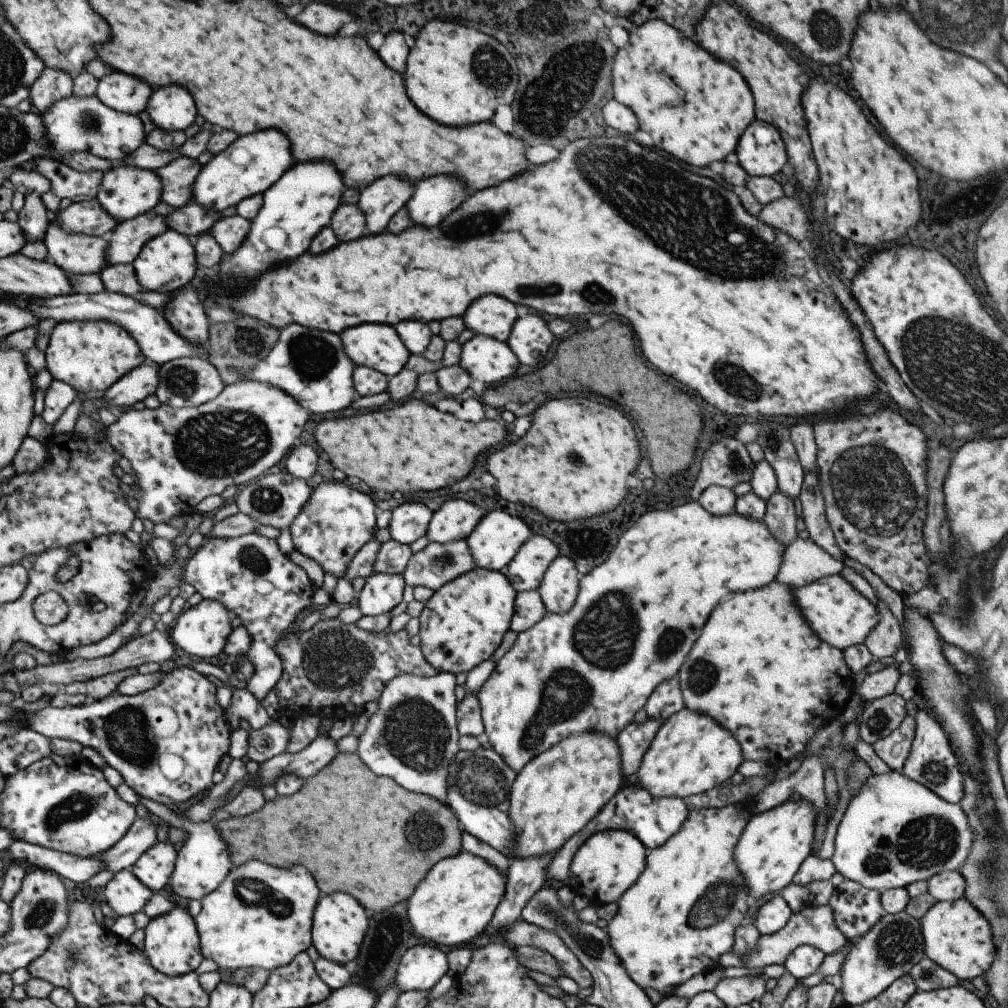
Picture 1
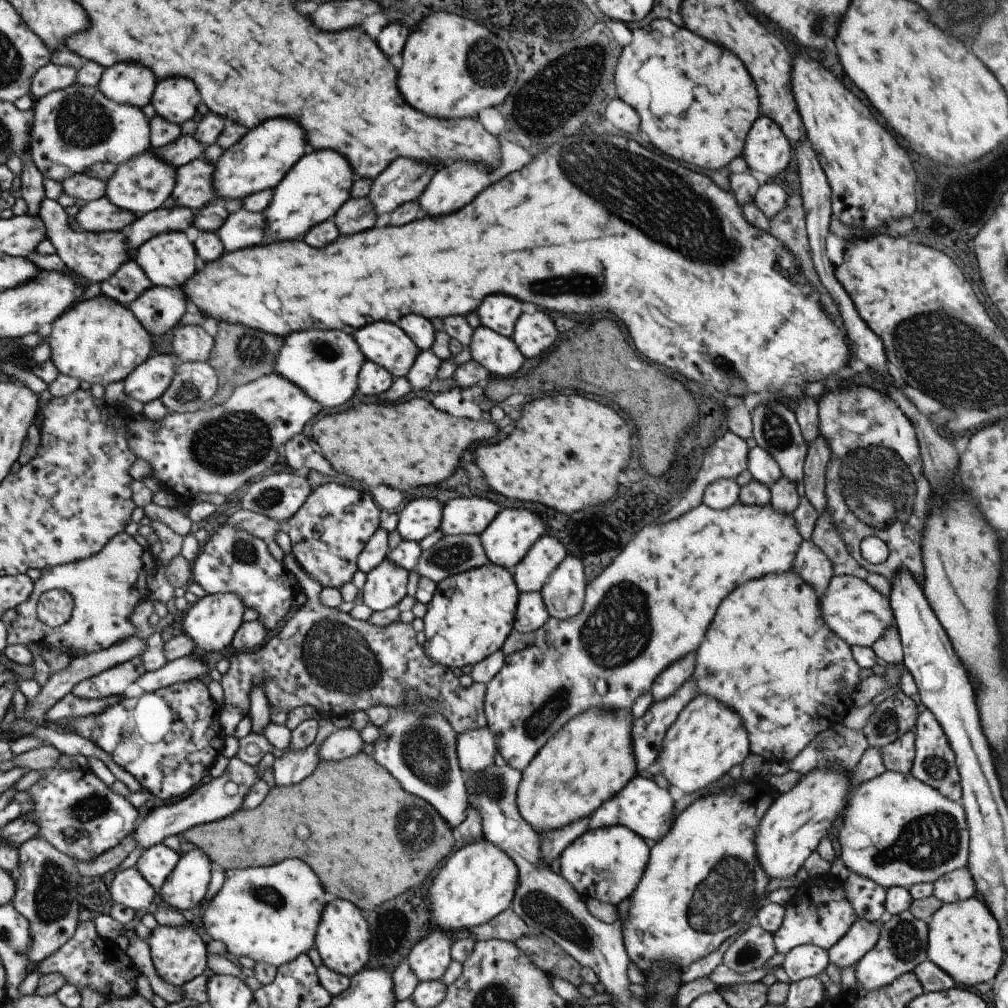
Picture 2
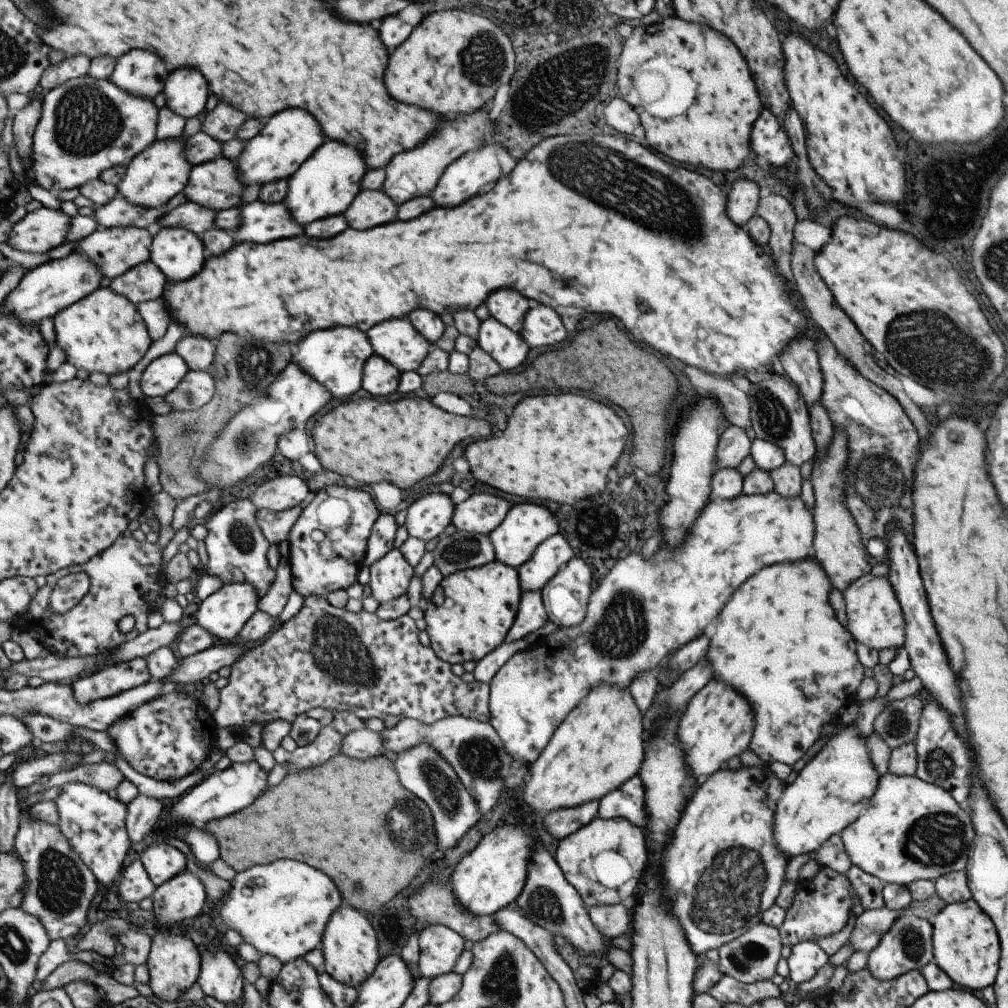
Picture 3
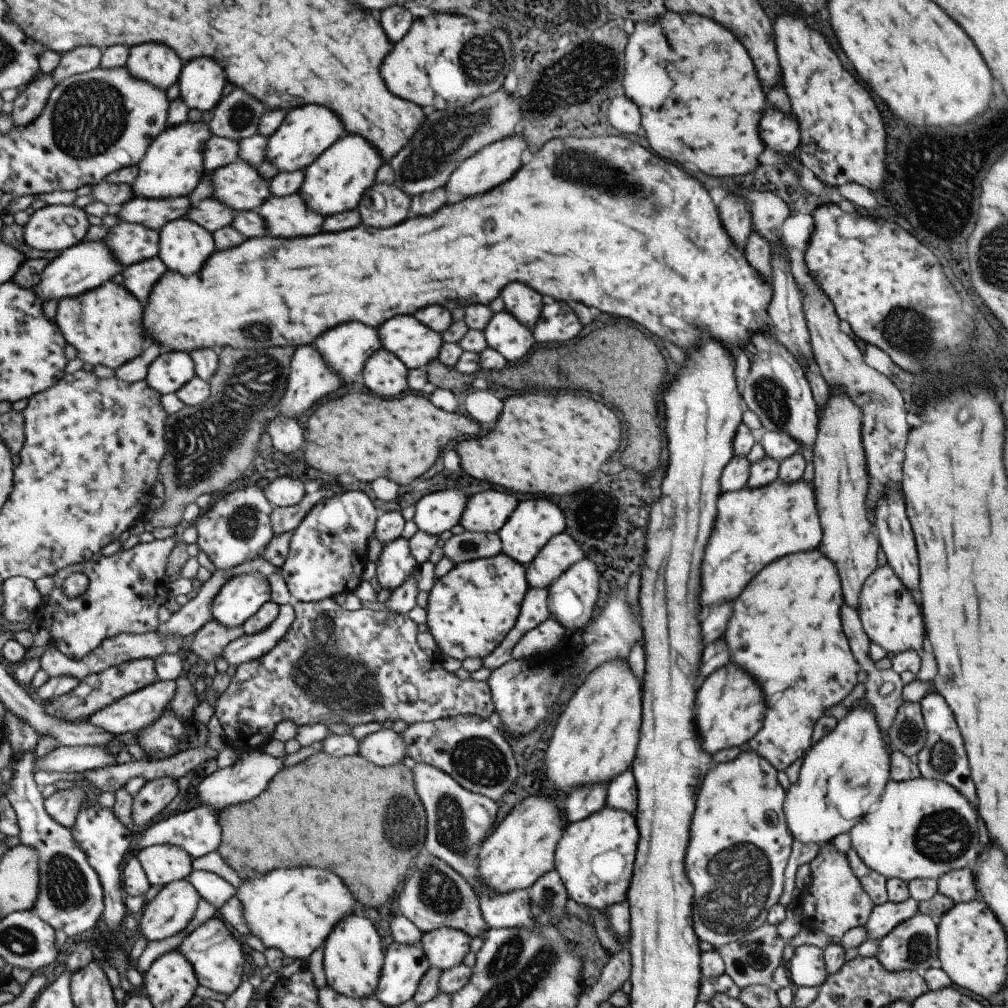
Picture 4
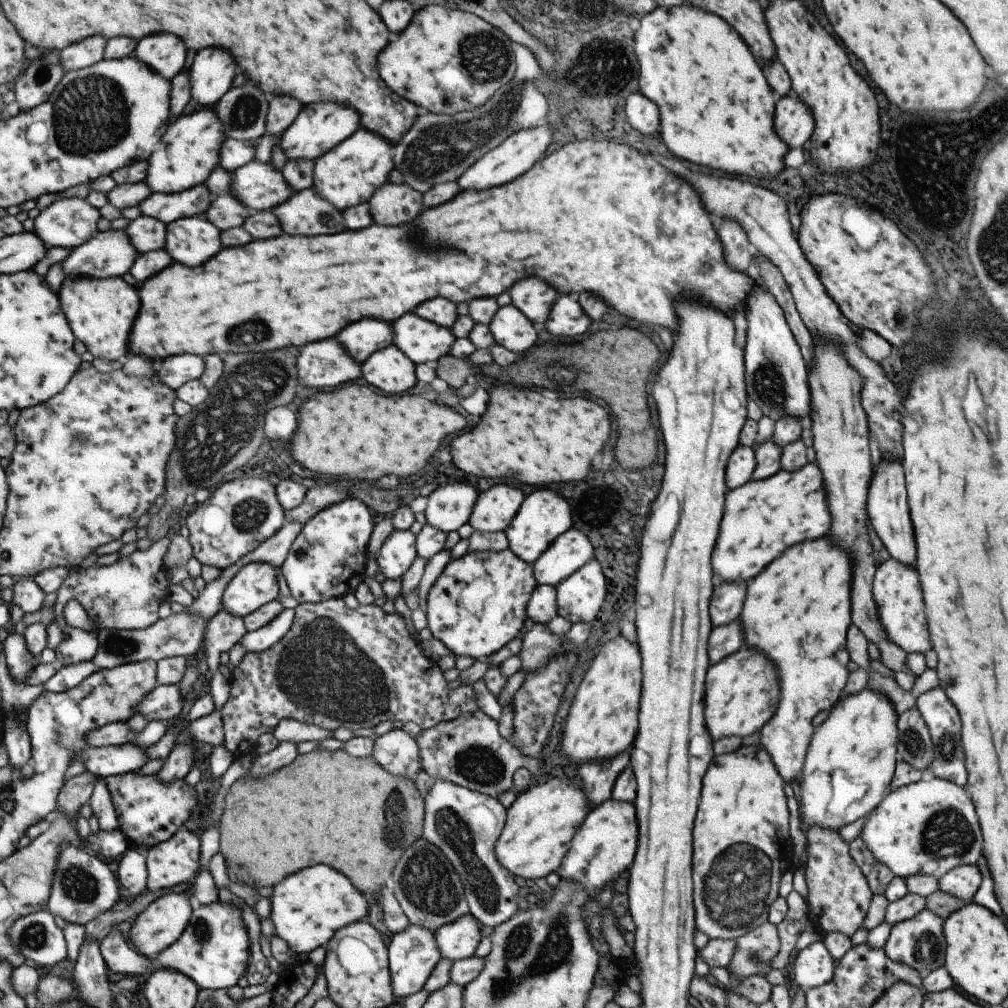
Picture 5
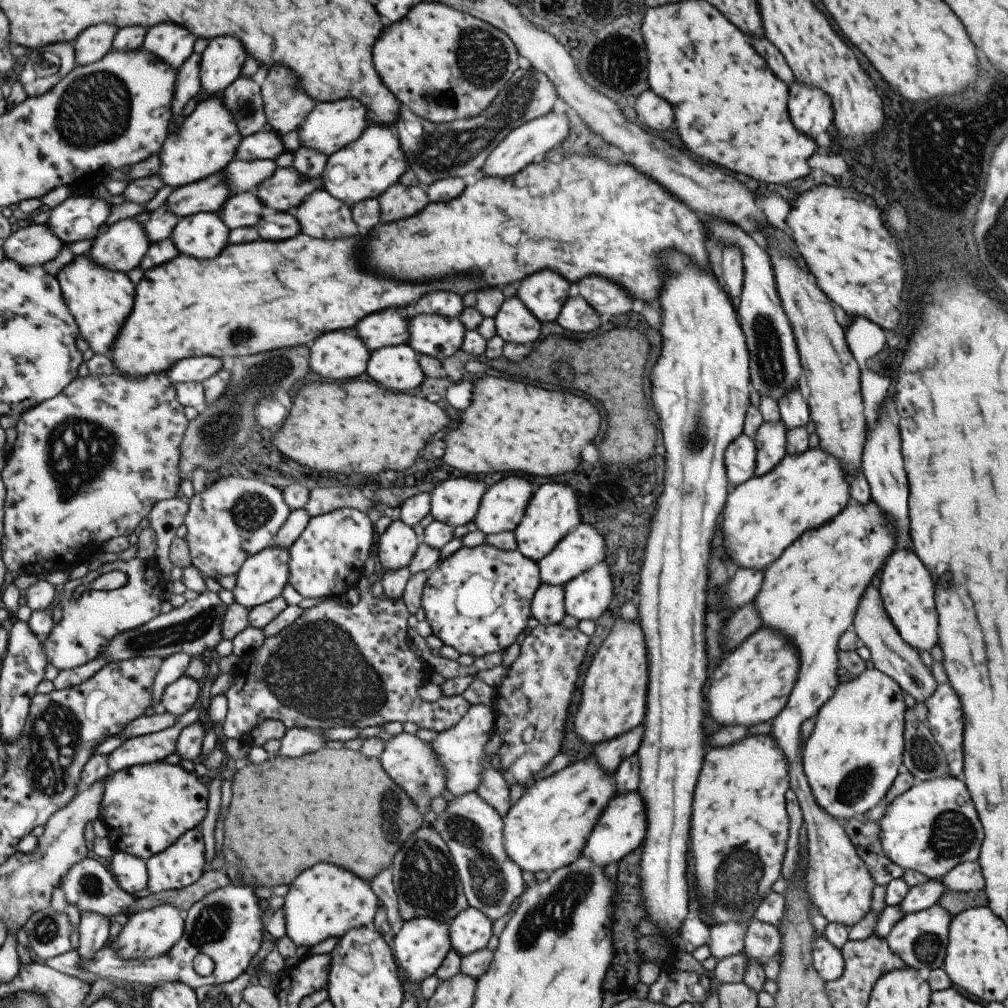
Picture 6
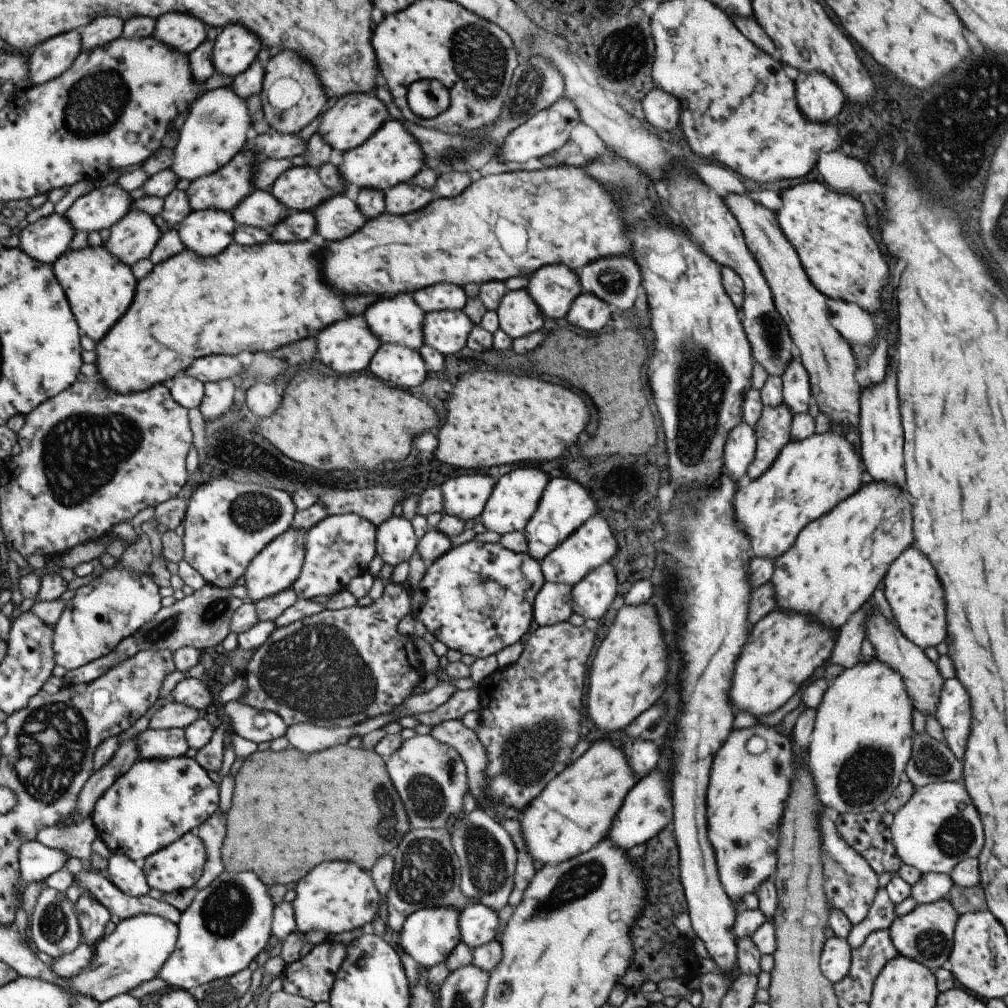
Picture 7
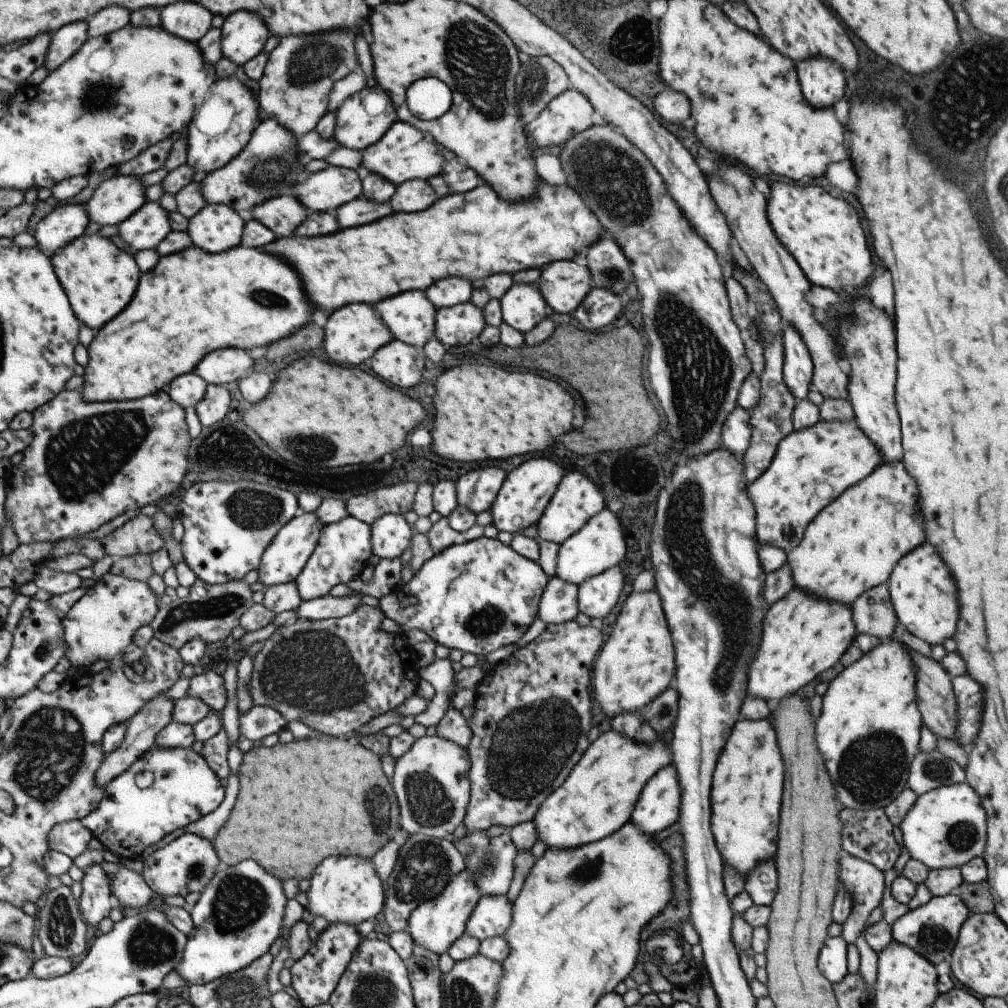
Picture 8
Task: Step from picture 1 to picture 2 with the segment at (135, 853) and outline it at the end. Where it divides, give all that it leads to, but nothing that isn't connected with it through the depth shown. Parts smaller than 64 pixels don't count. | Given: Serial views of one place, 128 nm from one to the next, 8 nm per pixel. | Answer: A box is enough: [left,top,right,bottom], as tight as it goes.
[134,757,259,848]

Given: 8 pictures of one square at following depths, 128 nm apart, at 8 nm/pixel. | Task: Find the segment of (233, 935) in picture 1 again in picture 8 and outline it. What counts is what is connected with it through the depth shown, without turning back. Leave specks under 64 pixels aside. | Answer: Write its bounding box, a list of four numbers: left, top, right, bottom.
[304,856,384,925]

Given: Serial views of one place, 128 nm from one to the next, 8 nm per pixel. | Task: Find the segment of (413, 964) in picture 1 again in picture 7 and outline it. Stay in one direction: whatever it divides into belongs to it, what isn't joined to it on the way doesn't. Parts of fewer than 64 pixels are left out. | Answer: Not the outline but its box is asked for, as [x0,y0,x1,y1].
[457,902,497,950]

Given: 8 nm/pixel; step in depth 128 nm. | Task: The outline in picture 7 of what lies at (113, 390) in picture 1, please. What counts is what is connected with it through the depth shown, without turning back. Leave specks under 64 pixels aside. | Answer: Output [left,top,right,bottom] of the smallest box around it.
[183,356,243,383]

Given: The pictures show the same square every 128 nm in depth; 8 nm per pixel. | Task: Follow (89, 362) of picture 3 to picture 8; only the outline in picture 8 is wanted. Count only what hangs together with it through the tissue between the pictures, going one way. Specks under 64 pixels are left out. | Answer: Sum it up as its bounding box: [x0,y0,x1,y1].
[49,232,141,330]

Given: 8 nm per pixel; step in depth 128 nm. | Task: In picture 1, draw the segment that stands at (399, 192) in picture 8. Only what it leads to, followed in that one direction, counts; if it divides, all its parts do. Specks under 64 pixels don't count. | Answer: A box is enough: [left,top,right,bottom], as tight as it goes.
[329,203,365,240]

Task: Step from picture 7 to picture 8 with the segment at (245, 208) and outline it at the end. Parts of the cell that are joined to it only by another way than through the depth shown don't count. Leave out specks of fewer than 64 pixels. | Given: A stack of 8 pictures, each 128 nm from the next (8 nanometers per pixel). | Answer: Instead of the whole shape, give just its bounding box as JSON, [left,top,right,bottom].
[244,194,309,238]

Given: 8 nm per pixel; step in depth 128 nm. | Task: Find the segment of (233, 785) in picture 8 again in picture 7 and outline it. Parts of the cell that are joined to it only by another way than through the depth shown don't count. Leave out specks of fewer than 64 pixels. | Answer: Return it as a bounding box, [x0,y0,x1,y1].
[191,812,225,891]

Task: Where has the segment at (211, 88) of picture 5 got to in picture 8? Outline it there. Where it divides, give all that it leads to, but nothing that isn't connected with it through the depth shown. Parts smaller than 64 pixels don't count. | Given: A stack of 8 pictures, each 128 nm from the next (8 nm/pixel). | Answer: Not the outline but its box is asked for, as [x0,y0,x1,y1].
[220,12,268,65]

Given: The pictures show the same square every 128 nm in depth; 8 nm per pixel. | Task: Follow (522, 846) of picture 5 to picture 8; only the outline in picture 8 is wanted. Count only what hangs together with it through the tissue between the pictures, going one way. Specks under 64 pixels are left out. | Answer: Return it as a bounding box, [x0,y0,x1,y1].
[531,728,671,850]

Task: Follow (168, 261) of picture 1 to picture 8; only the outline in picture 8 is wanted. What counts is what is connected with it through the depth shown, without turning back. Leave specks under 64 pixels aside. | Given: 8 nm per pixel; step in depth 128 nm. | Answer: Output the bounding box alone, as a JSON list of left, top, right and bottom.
[186,204,245,253]

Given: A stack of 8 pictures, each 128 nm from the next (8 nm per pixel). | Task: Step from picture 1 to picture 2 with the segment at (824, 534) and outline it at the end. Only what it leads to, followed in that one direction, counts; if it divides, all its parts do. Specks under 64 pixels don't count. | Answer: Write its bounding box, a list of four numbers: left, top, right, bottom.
[802,433,830,514]

